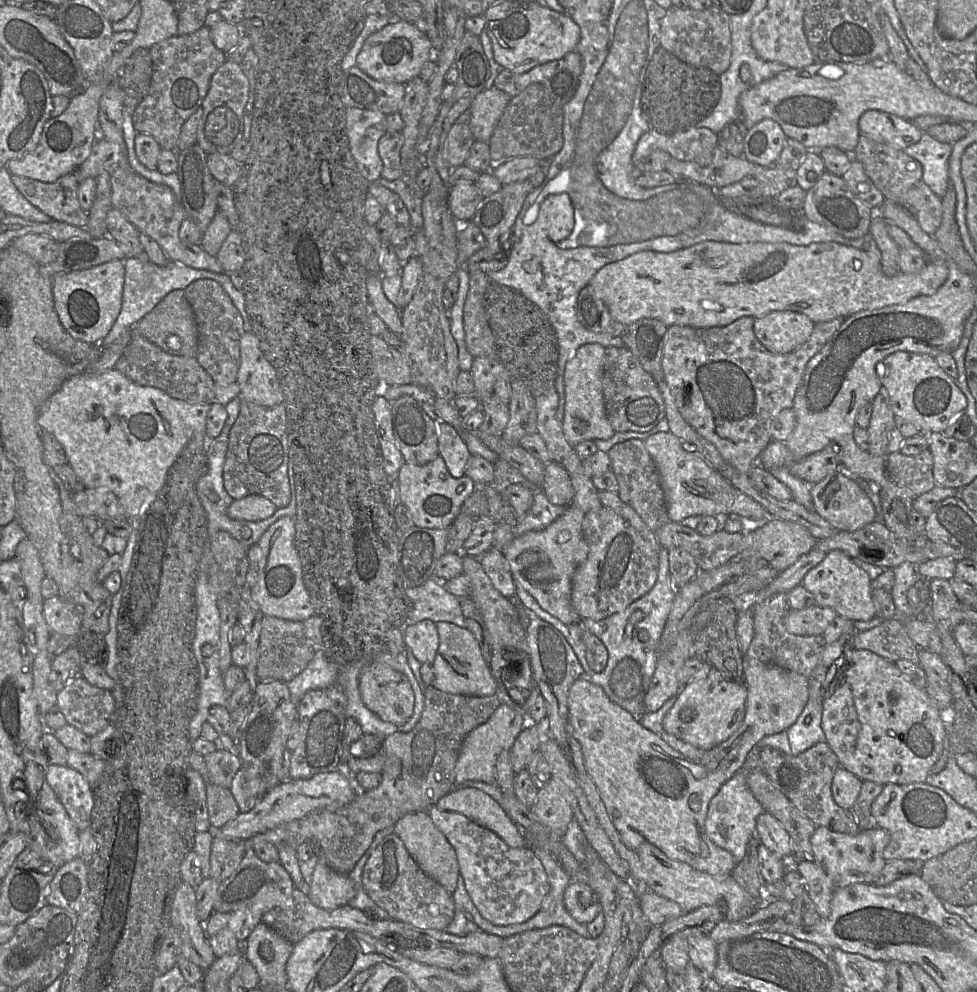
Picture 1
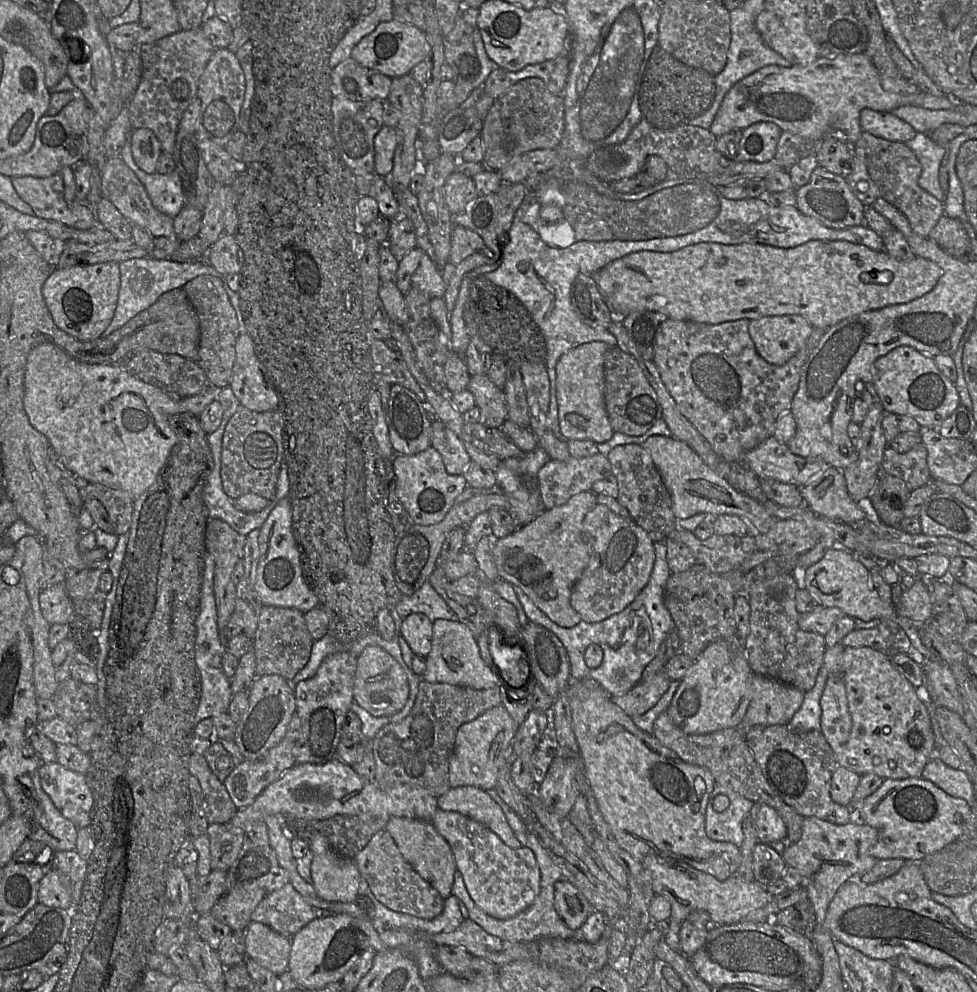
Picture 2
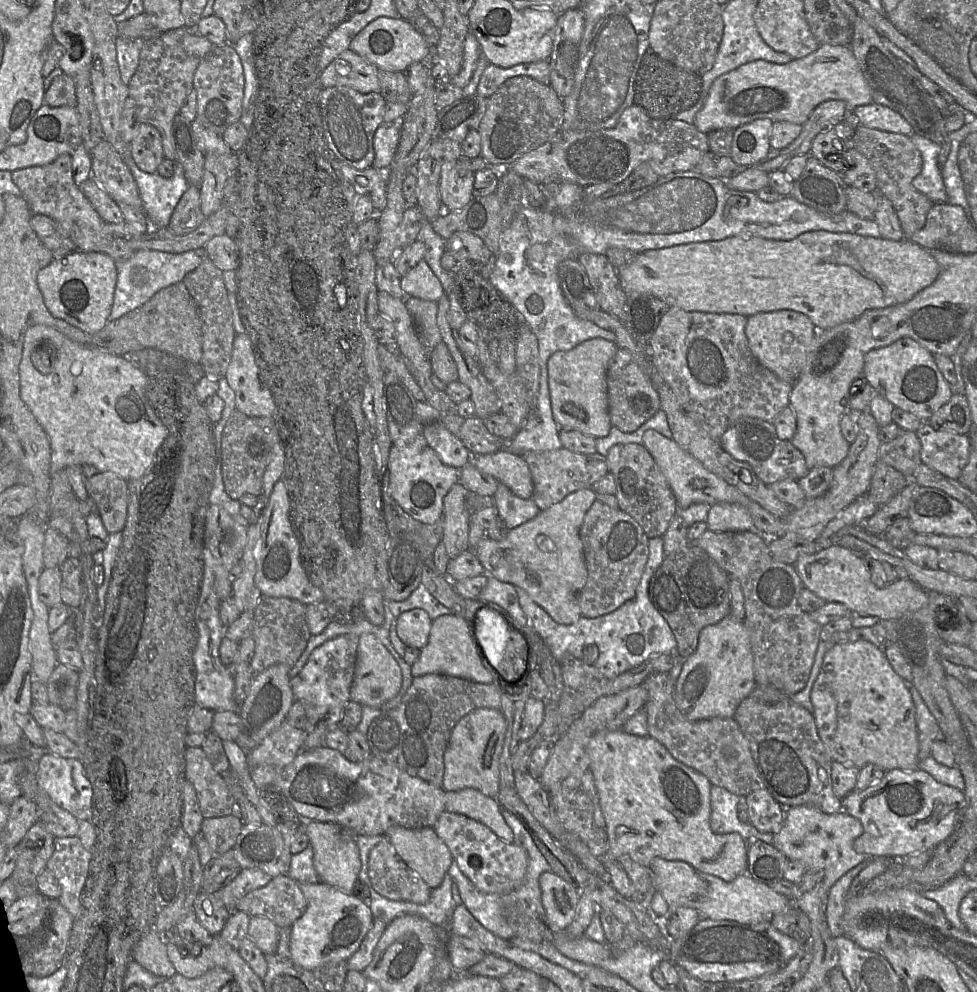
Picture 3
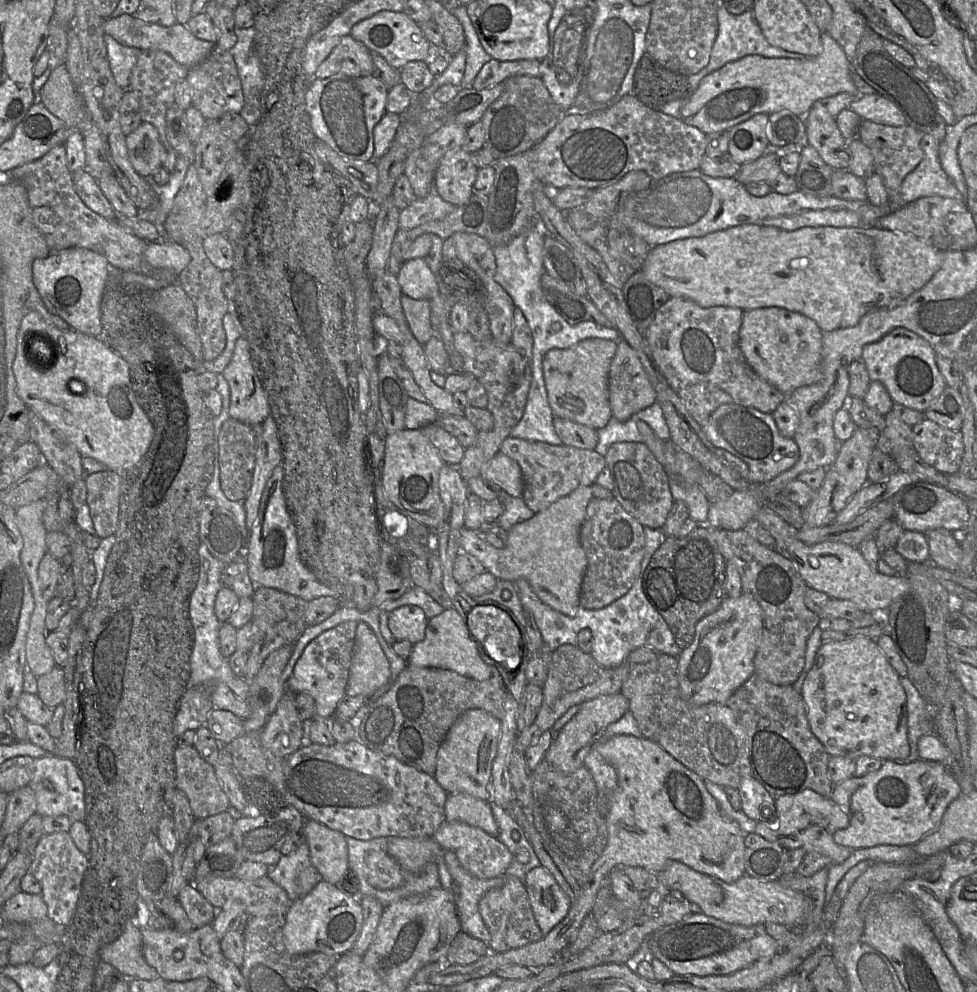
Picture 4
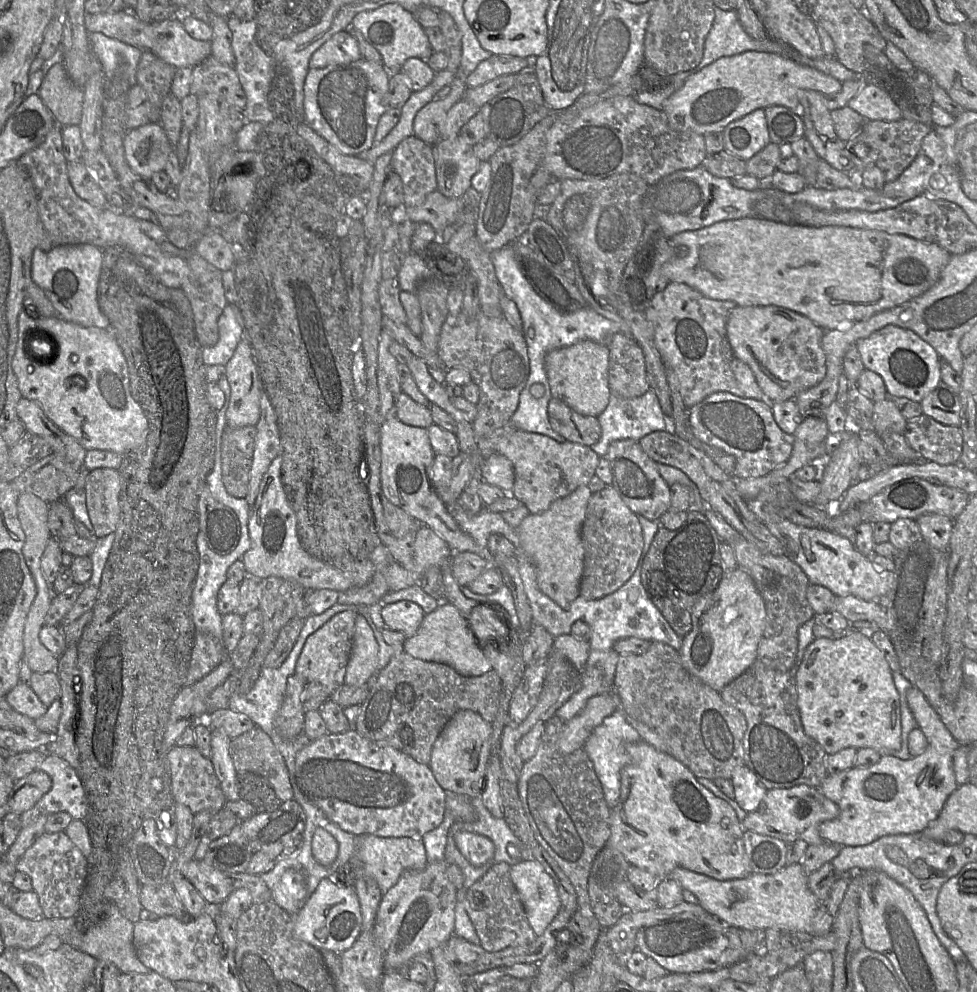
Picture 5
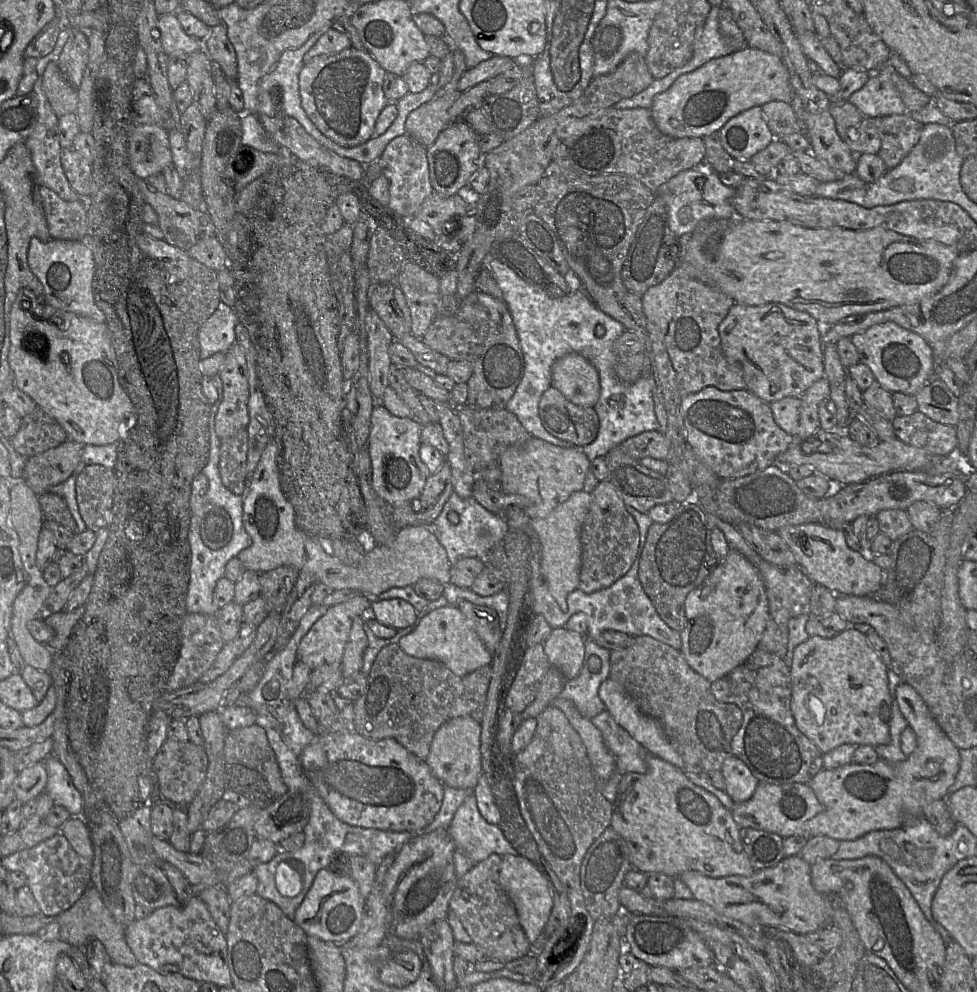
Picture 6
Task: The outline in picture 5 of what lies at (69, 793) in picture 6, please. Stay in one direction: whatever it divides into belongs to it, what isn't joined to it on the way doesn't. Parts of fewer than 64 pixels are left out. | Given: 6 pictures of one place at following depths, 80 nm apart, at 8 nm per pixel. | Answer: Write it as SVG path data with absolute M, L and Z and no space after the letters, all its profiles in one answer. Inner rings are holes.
M46 754L36 767L45 772L52 781L51 789L37 802L40 812L68 813L72 819L83 820L87 812L85 794L81 780L74 768L54 754Z

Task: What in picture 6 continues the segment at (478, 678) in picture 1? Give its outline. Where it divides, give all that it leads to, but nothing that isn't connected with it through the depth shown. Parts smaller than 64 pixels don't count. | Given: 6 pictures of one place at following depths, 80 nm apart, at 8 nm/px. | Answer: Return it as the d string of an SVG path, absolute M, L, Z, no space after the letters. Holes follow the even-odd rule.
M454 605L438 607L424 615L413 631L400 638L398 645L410 656L445 664L457 676L490 665L492 660L492 654L484 646L472 623Z

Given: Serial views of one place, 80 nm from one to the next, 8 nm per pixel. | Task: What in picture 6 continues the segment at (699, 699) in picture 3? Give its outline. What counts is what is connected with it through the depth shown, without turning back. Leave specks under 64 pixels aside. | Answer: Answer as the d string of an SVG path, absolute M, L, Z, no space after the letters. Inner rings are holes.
M730 549L704 582L687 595L685 615L687 623L680 632L682 640L680 651L689 666L712 683L743 664L760 643L769 620L769 603L764 582L746 557Z

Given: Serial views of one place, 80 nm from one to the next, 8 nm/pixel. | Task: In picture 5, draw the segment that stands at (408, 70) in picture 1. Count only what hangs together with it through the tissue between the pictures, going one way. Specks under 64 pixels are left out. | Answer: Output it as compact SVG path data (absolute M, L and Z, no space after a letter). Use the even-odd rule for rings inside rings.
M396 3L385 4L375 10L358 13L352 25L364 39L382 56L384 67L390 72L401 72L403 64L411 58L428 60L434 53L424 28L416 21L413 13Z

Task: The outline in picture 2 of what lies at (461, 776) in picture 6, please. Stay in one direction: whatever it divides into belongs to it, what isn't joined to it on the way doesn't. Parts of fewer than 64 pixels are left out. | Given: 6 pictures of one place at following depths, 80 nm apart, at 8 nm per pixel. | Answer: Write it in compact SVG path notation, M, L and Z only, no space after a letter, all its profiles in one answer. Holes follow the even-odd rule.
M503 705L488 709L474 720L461 725L449 759L450 787L471 785L484 791L494 789L500 767L508 764L505 752L512 745L518 728Z

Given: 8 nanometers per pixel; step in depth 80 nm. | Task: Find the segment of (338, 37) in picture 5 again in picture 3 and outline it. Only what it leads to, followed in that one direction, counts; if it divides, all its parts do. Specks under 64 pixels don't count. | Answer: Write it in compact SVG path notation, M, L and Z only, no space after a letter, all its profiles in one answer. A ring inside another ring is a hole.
M351 49L342 52L320 74L324 88L346 86L362 94L380 92L379 69Z

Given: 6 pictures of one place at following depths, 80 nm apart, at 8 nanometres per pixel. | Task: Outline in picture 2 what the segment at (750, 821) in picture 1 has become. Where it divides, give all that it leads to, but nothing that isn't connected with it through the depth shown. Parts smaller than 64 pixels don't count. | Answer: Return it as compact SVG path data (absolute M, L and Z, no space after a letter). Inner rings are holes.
M715 786L710 794L705 817L705 832L707 836L718 842L730 842L741 848L744 841L742 822L749 817L754 802L746 799L731 787ZM724 795L729 799L729 806L722 812L714 810L714 799Z

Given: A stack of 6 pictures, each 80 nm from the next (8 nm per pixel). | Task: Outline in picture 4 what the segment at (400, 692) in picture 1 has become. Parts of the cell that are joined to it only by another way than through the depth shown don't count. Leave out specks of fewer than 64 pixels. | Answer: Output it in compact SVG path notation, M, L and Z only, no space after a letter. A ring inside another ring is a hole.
M357 622L346 695L372 697L392 682L389 662L371 628Z

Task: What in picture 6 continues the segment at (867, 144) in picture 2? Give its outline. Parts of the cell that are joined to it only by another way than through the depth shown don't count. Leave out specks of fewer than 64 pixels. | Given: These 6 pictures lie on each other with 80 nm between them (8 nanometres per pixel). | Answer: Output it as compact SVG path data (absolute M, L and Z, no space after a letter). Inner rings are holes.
M909 113L884 117L881 131L881 147L878 155L887 170L892 169L910 153L919 141L923 124Z

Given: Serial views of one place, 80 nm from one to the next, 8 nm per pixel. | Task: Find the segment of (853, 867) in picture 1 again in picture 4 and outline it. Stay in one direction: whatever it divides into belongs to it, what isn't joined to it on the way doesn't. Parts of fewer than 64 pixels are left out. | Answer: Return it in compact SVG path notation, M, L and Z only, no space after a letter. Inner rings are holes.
M805 789L797 794L783 795L775 799L776 816L773 820L756 822L755 834L781 845L786 850L803 848L830 858L831 864L844 862L854 849L837 844L833 834L848 827L850 819L830 798Z

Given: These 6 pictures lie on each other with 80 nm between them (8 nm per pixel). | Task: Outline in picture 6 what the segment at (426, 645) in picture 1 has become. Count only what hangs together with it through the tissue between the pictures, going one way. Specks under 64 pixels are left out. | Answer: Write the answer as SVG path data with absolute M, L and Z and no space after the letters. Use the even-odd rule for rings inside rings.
M401 598L374 600L370 607L375 619L385 626L401 629L419 622L413 605Z

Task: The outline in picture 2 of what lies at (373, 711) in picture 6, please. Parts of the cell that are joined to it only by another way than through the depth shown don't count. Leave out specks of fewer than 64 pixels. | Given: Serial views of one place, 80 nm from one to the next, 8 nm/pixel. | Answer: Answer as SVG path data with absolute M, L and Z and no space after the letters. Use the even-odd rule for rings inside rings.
M420 681L408 715L398 723L383 726L370 740L376 766L375 782L383 788L414 784L439 798L450 790L449 759L457 730L482 713L501 705L499 688L476 690L446 683Z

